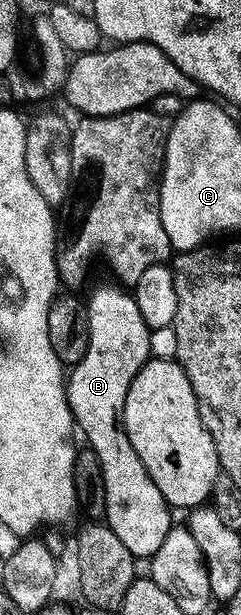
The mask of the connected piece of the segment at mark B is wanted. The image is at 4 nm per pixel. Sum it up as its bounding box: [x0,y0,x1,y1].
[66,289,173,560]

